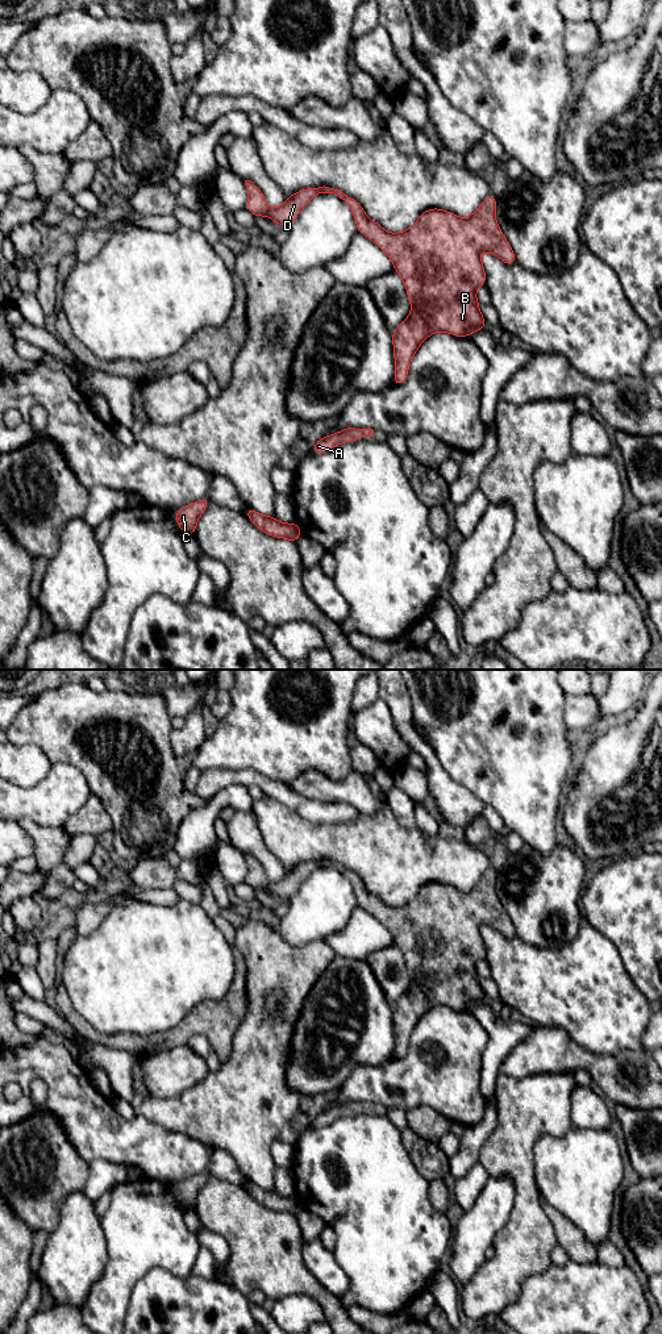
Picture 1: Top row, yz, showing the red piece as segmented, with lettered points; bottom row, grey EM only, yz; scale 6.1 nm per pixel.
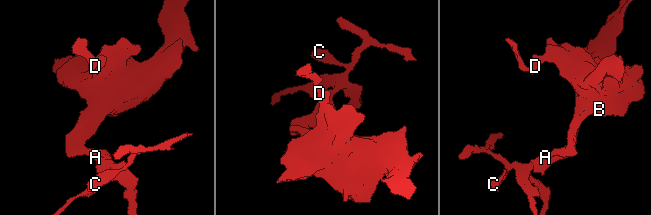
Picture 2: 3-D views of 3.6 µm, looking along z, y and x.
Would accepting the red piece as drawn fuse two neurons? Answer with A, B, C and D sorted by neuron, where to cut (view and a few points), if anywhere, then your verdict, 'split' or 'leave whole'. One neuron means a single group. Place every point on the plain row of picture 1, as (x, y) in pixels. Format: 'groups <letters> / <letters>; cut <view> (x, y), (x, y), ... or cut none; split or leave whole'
groups A B C D; cut none; leave whole

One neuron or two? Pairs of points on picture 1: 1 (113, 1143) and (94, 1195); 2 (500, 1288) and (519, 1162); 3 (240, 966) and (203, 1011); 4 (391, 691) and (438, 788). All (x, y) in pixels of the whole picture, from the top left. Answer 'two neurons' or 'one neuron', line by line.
1: two neurons
2: one neuron
3: one neuron
4: one neuron

